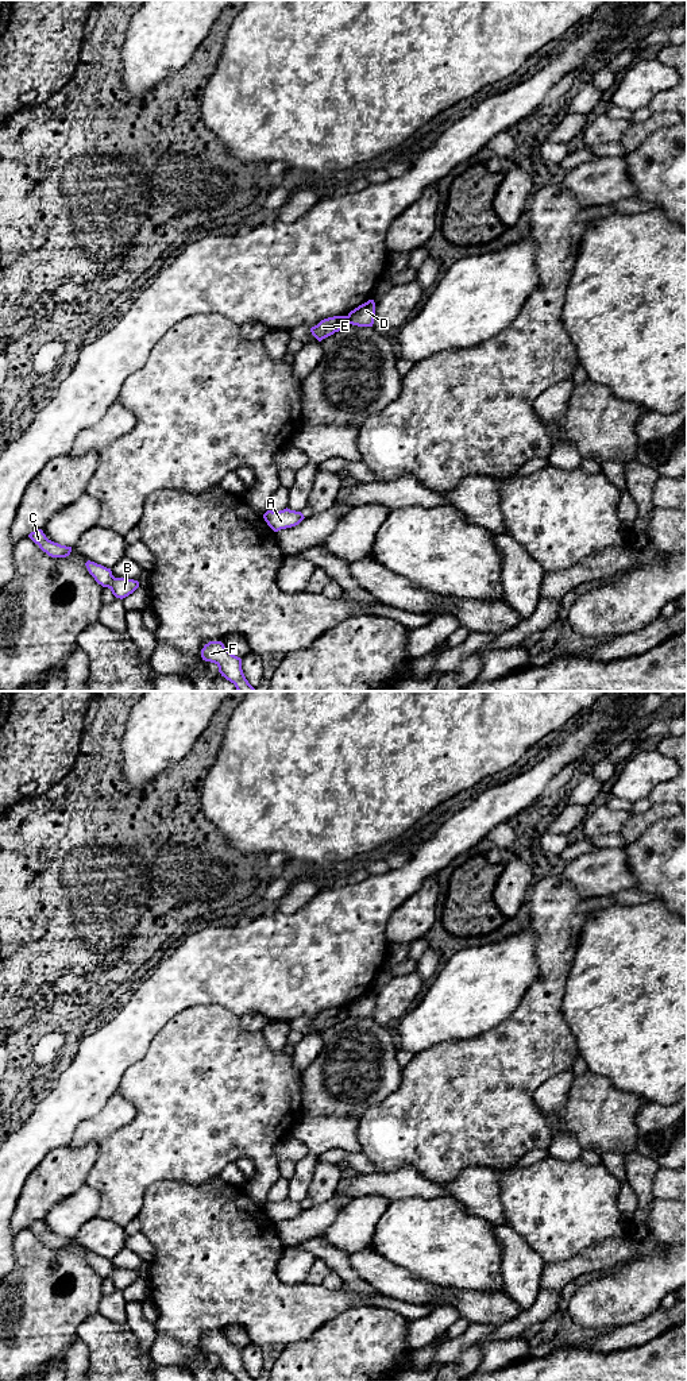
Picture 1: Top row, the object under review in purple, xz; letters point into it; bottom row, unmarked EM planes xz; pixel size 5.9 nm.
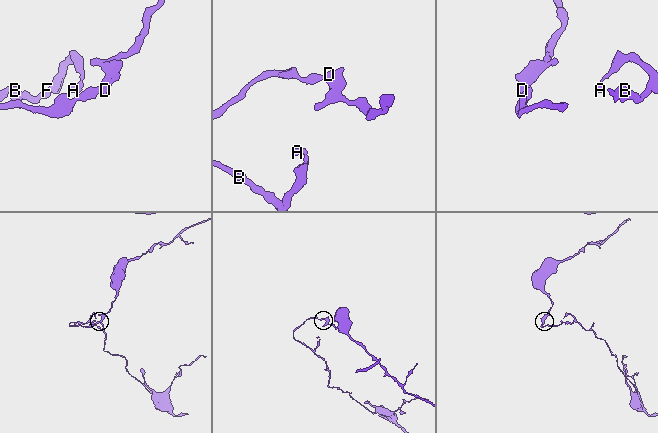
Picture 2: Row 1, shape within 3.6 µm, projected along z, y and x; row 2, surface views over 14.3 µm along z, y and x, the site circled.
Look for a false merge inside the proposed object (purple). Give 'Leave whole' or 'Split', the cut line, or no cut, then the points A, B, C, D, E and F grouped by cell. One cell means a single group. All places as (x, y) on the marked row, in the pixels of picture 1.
Split. Split along xz (347, 316), (348, 323). Groups: A B C E F / D

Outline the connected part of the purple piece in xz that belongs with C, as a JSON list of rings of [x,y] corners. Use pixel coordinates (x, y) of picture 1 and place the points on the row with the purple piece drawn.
[[[42,529],[31,532],[28,537],[51,558],[66,558],[72,552],[72,547],[61,545],[49,540]]]

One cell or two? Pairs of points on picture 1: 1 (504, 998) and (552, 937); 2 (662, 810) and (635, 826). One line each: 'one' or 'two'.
1: two
2: one

